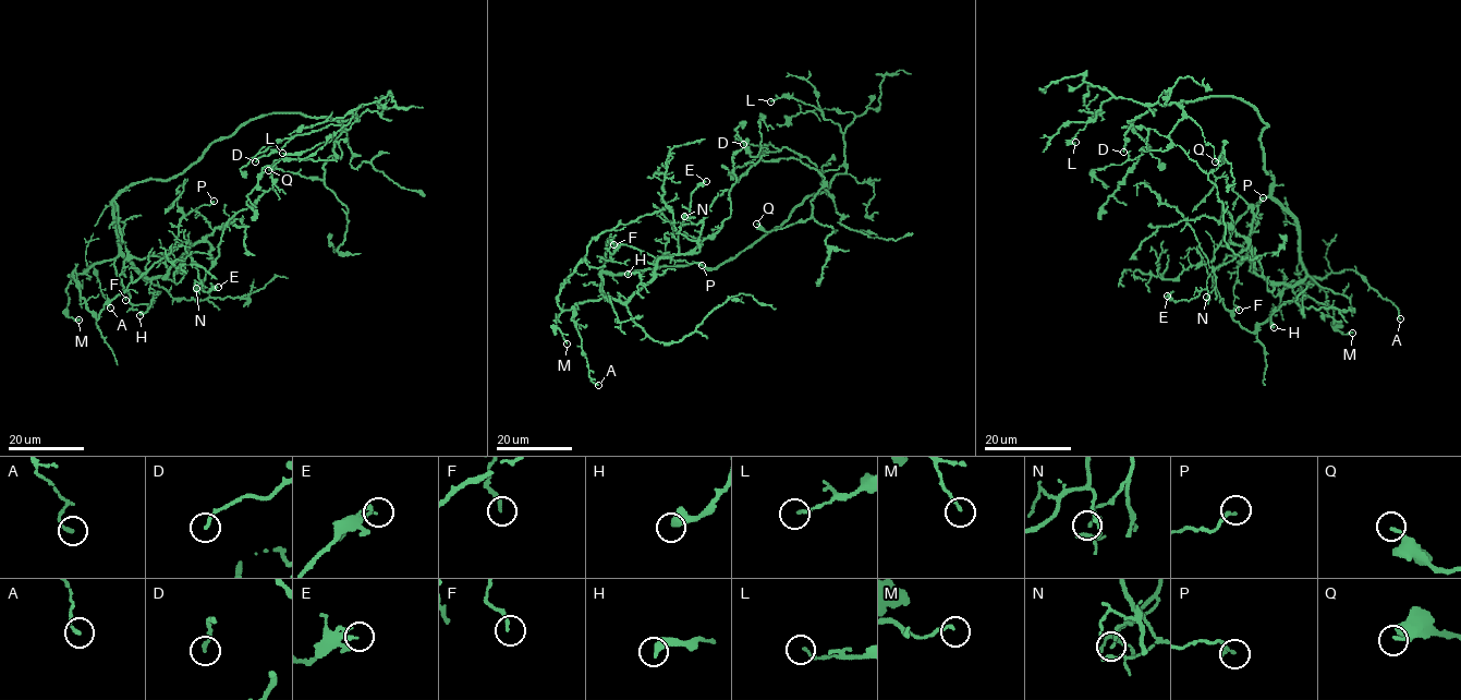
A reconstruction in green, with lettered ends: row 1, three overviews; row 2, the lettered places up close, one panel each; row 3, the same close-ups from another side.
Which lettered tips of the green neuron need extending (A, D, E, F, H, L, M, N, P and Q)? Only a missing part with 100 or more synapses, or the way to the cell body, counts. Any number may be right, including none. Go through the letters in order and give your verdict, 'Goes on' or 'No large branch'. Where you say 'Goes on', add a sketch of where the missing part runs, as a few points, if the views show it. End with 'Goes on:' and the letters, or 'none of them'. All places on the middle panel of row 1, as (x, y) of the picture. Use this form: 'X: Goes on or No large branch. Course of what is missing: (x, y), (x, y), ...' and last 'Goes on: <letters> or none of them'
A: No large branch
D: No large branch
E: No large branch
F: No large branch
H: No large branch
L: No large branch
M: No large branch
N: No large branch
P: No large branch
Q: No large branch
Goes on: none of them

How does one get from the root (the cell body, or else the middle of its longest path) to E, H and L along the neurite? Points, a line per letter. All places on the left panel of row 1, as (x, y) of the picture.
E: (178, 176), (113, 201), (119, 250), (158, 278), (207, 242), (191, 257), (203, 291), (218, 287)
H: (178, 176), (133, 182), (113, 201), (119, 250), (150, 280), (150, 306), (139, 315)
L: (178, 176), (212, 143), (258, 117), (300, 113), (348, 121), (356, 115), (329, 142), (302, 153), (282, 153)

